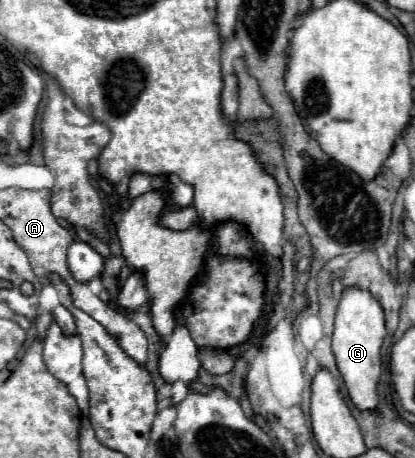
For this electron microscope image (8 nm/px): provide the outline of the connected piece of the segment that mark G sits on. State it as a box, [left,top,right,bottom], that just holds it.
[332,286,386,408]

